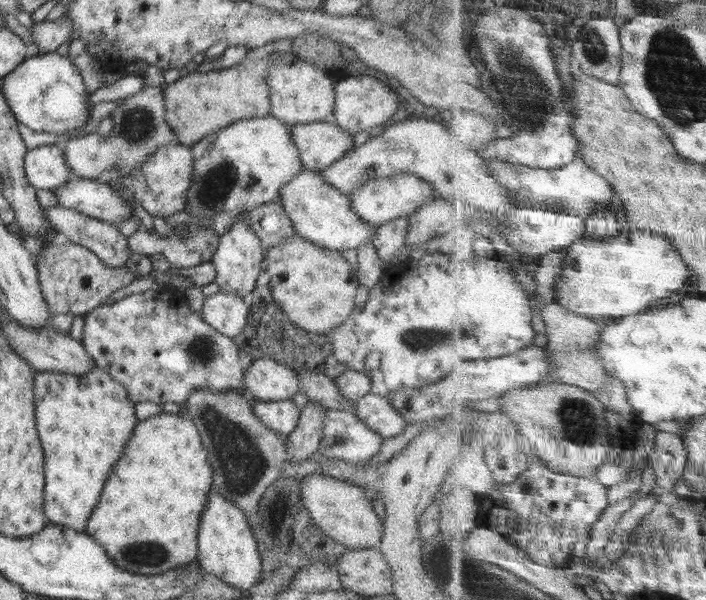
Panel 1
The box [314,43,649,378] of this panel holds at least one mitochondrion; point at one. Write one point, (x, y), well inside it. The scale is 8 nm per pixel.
(540, 109)

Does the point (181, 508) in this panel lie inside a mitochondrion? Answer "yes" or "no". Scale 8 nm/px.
no

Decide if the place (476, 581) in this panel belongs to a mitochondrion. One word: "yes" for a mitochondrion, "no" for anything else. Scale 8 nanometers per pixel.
yes

